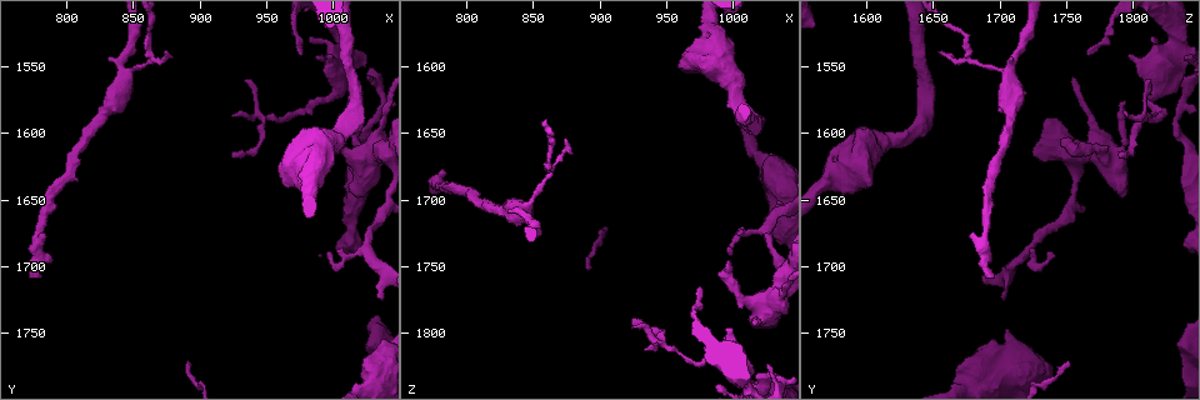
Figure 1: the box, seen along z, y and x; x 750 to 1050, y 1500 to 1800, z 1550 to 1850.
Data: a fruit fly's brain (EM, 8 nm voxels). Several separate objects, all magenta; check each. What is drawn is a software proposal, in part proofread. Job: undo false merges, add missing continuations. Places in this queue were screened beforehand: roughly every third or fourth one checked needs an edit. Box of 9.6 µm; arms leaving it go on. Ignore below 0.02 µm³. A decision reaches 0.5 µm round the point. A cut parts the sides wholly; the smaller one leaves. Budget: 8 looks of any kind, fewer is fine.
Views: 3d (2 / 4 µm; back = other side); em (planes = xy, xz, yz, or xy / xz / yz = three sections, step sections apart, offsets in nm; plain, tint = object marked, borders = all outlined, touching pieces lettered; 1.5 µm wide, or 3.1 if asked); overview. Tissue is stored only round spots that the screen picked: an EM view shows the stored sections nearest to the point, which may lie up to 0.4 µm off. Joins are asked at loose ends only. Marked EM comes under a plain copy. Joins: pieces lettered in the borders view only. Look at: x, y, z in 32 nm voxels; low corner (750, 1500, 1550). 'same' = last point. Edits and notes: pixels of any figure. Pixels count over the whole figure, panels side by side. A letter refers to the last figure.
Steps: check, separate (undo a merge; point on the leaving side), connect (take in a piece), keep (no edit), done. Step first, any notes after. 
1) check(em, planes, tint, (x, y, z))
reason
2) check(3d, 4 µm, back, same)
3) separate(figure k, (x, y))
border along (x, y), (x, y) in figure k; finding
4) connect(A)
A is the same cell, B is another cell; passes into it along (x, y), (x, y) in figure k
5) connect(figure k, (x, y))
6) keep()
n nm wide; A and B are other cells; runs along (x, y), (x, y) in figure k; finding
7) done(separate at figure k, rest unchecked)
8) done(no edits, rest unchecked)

check(em, planes, borders, (864, 1544, 1680))
abrupt turn

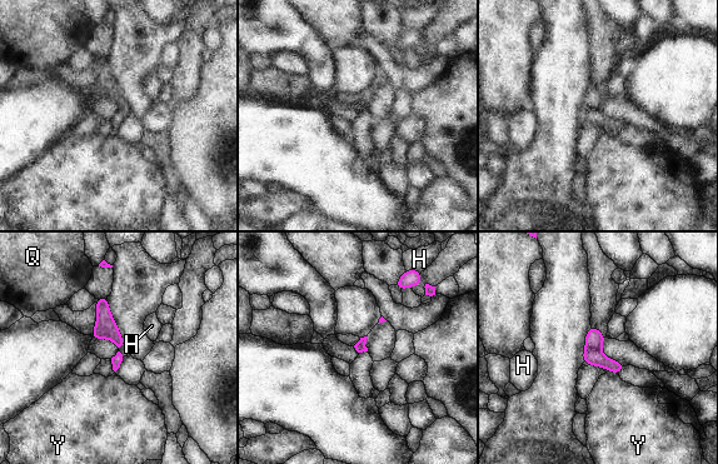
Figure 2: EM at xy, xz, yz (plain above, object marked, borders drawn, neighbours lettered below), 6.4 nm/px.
separate(figure 2, (594, 339))
70 nm wide; H, Q and Y are other cells; border along (587, 348), (598, 349) in figure 2; two neurons meet here

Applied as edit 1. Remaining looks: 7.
check(em, planes, borders, (994, 1686, 1738))
tapers out

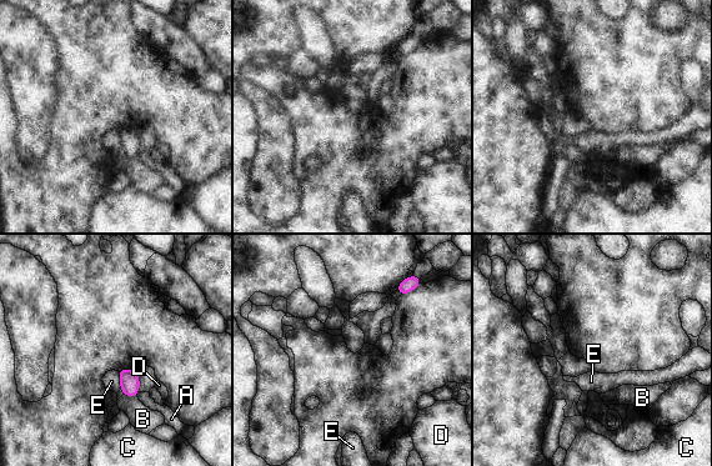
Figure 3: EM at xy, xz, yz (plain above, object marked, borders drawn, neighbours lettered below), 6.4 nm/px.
keep()
E touches over 120 nm; A, B, C, D and E are other cells; border along (116, 371), (120, 379), (120, 389) in figure 3; none of them fits

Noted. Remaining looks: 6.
check(em, xy, step 8, tint, (948, 1588, 1810))
abrupt turn

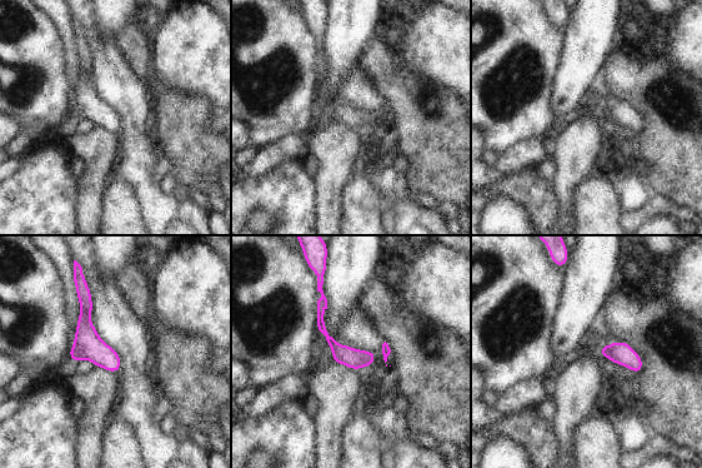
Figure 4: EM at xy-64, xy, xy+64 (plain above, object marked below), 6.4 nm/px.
check(em, planes, borders, same)

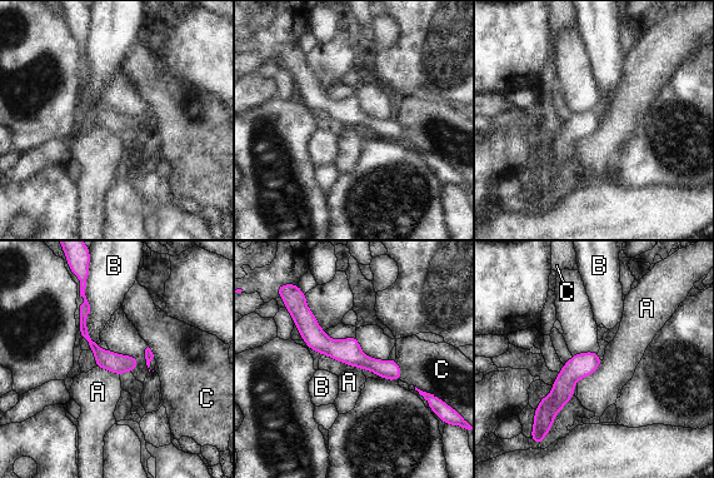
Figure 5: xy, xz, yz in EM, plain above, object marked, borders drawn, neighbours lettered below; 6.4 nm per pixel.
keep()
A, B and C are other cells; runs along (296, 313), (329, 347), (398, 376) in figure 5; continuous, no second neuron

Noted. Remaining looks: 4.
done(separate at figure 2, rest unchecked)

